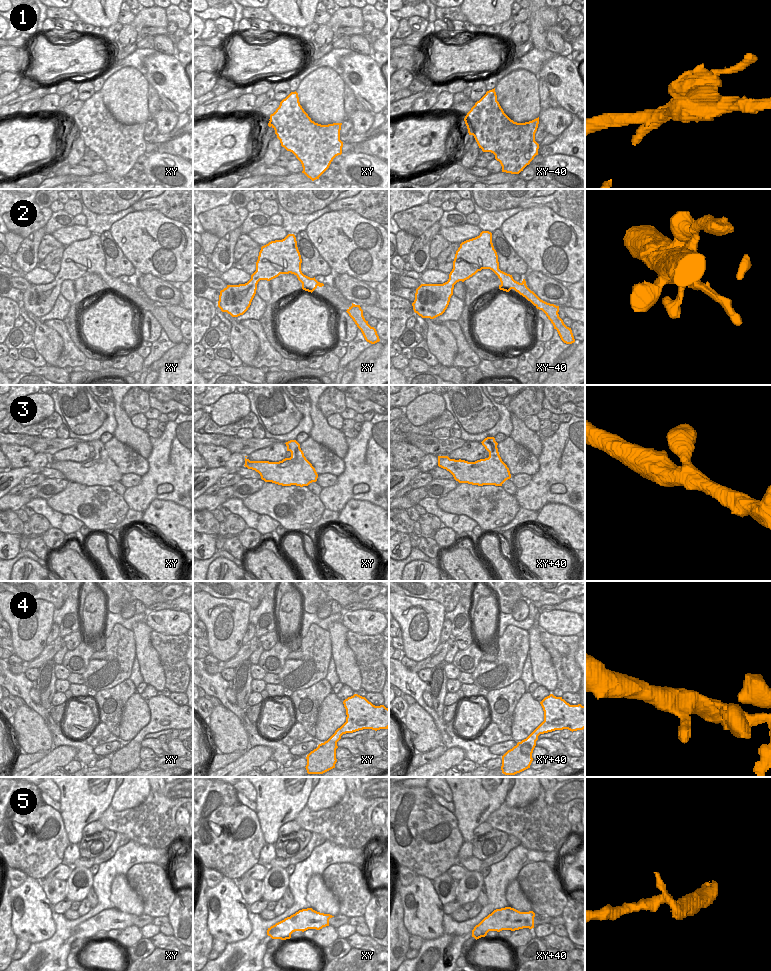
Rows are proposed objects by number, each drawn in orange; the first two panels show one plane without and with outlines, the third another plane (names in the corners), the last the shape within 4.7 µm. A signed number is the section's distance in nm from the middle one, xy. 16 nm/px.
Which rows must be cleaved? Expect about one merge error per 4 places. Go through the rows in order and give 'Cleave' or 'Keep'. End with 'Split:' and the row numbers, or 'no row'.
1: Cleave
2: Keep
3: Keep
4: Keep
5: Cleave
Split: 1, 5

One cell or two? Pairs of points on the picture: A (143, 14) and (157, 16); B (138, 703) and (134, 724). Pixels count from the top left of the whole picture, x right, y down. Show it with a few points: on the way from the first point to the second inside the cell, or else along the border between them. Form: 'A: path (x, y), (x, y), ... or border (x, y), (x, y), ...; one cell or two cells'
A: path (146, 15), (154, 16); one cell
B: path (136, 708), (134, 719); one cell

